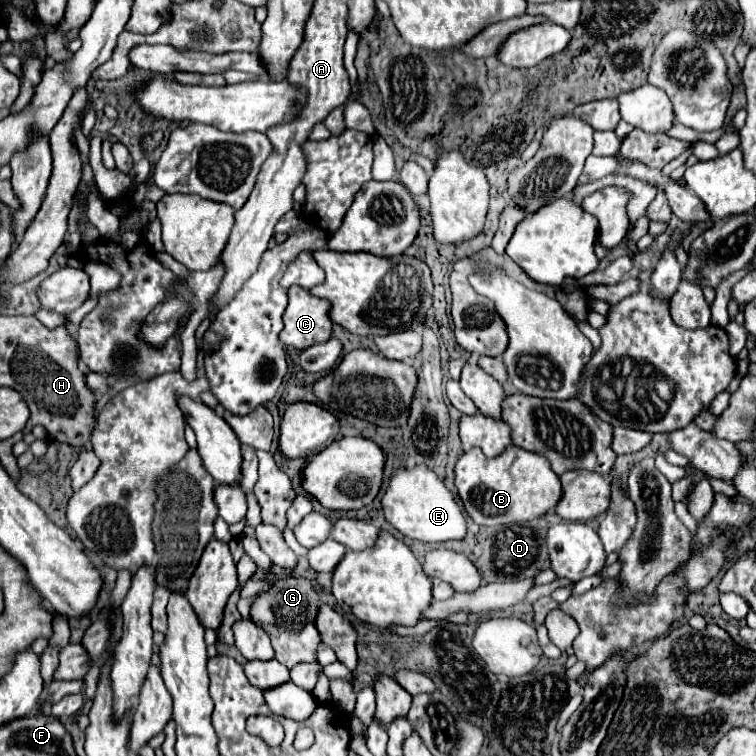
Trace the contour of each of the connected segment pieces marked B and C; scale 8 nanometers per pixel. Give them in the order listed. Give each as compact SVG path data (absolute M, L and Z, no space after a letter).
M515 445L497 459L487 459L481 449L463 453L455 465L455 487L467 515L477 525L513 525L515 517L523 523L533 521L555 509L563 495L561 481L551 471L549 461Z
M289 287L289 305L283 313L285 329L281 343L299 351L323 343L331 337L333 321L329 319L329 301L311 295L305 287Z

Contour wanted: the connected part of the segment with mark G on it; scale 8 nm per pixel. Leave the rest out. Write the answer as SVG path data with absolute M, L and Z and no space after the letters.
M289 575L269 577L271 589L259 591L251 603L251 621L261 625L261 629L271 637L275 659L289 669L297 663L317 659L317 649L321 645L321 635L315 627L315 617L319 611L319 591L311 579Z

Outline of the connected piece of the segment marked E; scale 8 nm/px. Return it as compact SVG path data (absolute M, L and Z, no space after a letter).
M417 465L415 469L399 469L391 477L385 495L381 497L381 505L387 521L409 539L423 543L443 543L465 537L465 517L459 505L445 483L425 465Z

